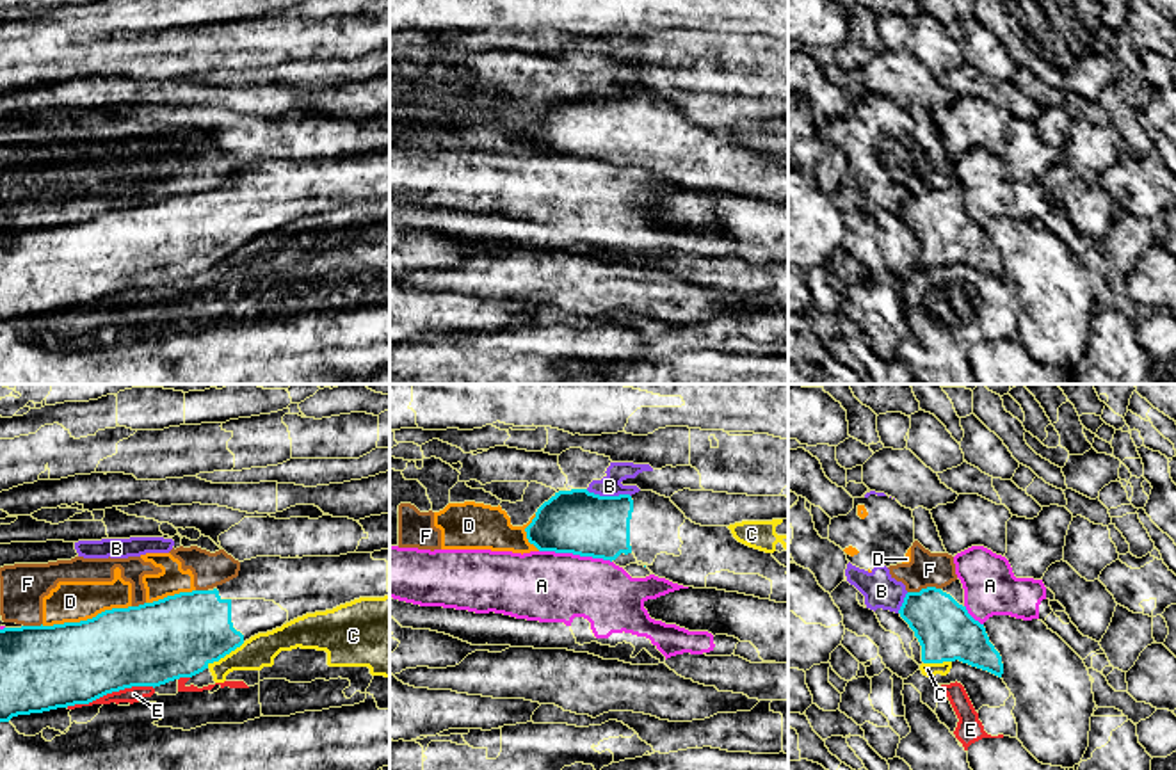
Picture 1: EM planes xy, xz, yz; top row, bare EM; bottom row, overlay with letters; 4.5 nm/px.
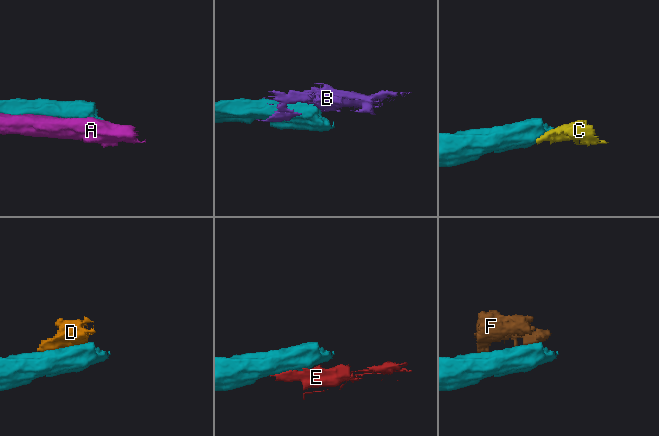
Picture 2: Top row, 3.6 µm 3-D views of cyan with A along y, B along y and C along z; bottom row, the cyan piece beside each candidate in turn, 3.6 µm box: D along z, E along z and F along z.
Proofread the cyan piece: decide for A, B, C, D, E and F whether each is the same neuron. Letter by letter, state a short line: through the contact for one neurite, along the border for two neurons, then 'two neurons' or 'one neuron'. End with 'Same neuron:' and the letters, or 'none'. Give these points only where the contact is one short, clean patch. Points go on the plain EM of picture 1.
A: two neurons
B: xz (586, 91), (596, 96), (630, 98) | two neurons
C: xy (244, 244), (207, 269) | two neurons
D: two neurons
E: two neurons
F: two neurons
Same neuron: none

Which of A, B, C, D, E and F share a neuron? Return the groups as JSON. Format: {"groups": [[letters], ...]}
{"groups": [["A"], ["B", "D", "F"], ["C", "E"]]}

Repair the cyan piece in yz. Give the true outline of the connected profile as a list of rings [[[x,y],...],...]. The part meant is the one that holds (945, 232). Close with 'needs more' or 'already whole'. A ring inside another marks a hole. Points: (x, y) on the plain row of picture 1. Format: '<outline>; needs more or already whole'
[[[959,180],[943,190],[907,194],[898,215],[914,233],[923,265],[959,261],[1002,279],[1002,258],[984,226],[968,215]]]; needs more

